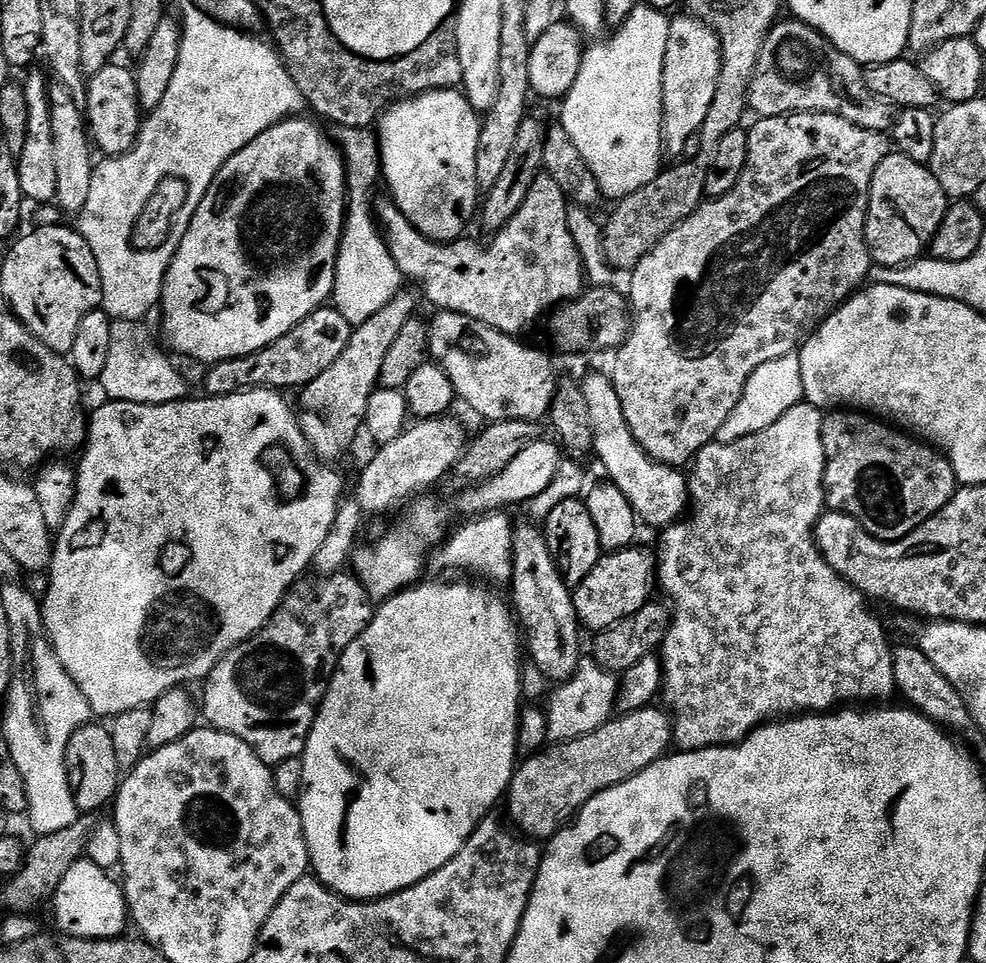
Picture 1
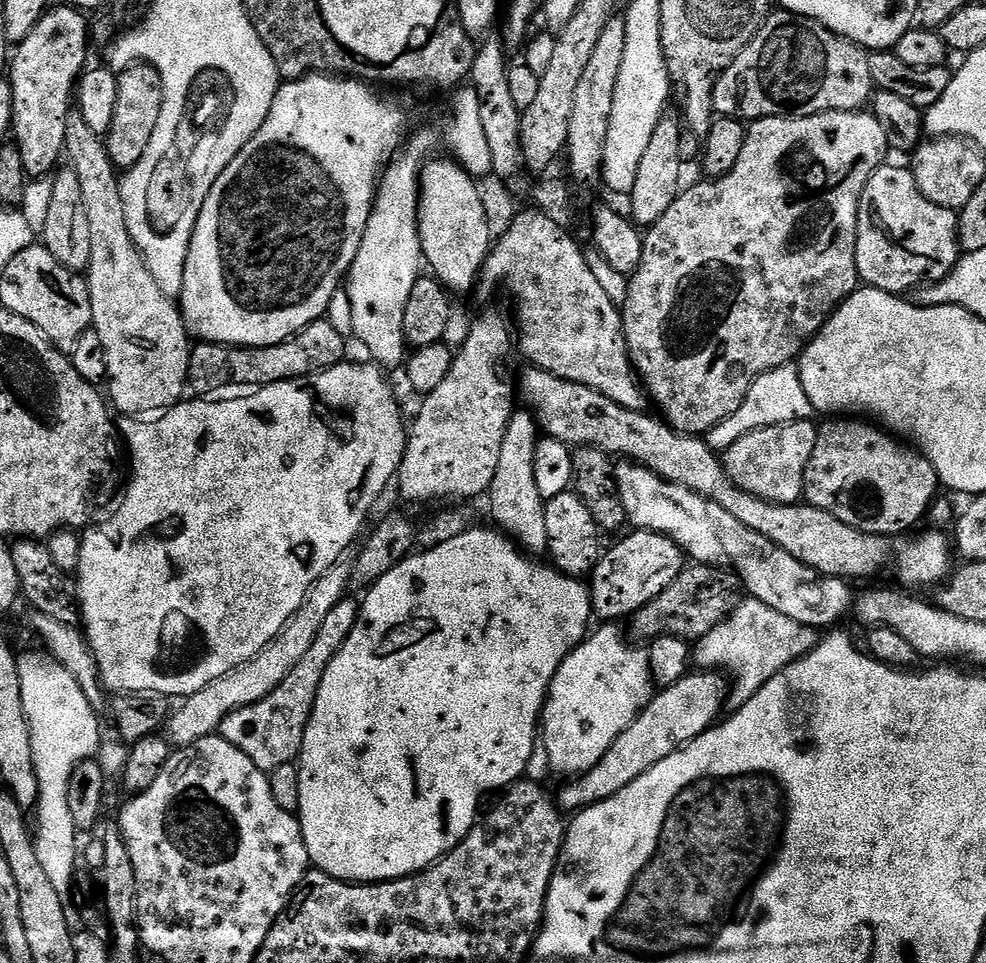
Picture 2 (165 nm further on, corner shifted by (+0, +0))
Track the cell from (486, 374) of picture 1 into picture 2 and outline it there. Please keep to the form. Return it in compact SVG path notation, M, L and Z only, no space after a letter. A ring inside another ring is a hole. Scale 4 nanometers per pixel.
M528 366L525 369L524 377L520 380L524 400L529 404L527 407L537 425L543 431L545 428L548 431L545 433L551 439L561 440L569 446L596 448L609 457L640 464L666 482L713 500L718 506L722 506L722 510L730 510L730 514L734 514L734 518L738 518L742 526L762 534L770 542L786 550L786 554L794 554L798 562L818 570L824 576L839 576L849 581L864 580L867 576L878 575L892 560L896 567L896 576L905 584L905 589L932 590L945 583L953 571L954 548L949 537L947 540L940 533L943 531L932 530L936 532L928 532L925 536L913 535L897 542L886 536L854 530L844 522L838 522L838 518L834 518L829 512L818 510L807 502L771 504L768 500L743 492L729 479L721 457L699 435L681 434L655 415L652 417L644 412L626 410L586 386L563 380L541 368Z

